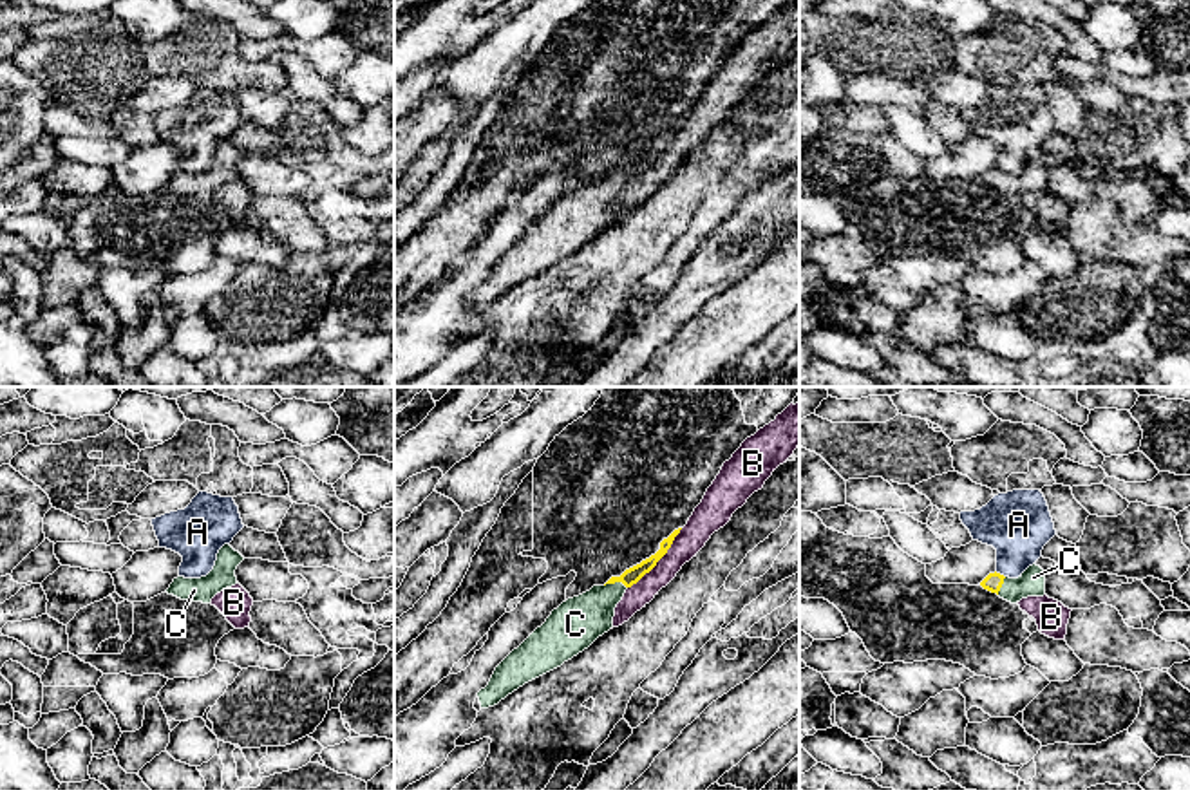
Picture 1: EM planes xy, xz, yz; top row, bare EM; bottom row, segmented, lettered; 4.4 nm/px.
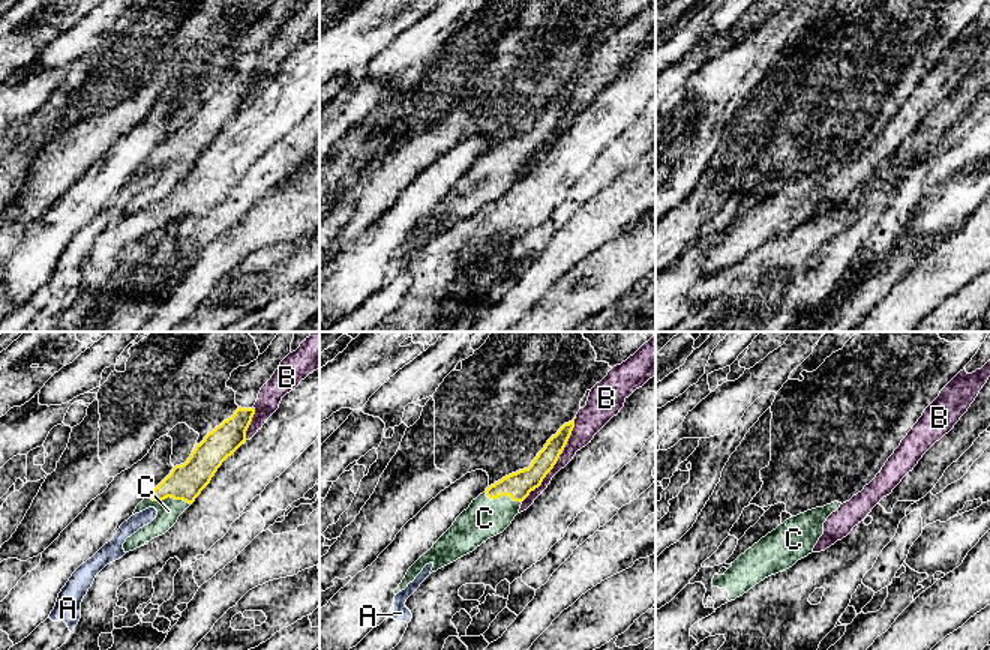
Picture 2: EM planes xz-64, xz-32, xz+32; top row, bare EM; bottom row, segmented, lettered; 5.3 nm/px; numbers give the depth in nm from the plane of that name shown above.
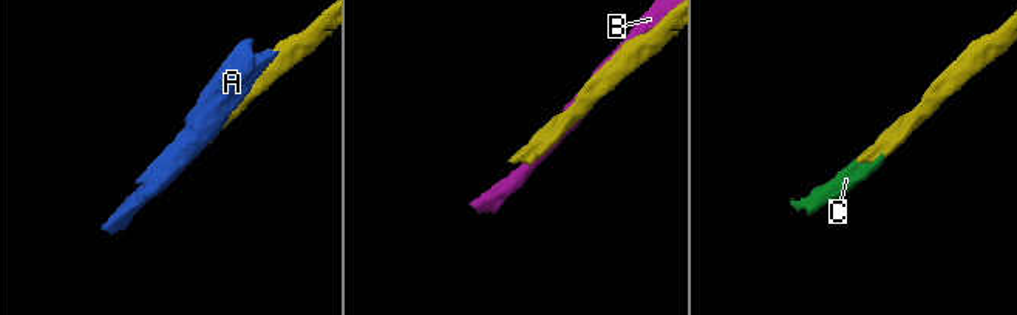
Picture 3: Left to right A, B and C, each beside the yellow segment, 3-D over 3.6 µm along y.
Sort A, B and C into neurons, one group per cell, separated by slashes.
A / B / C

